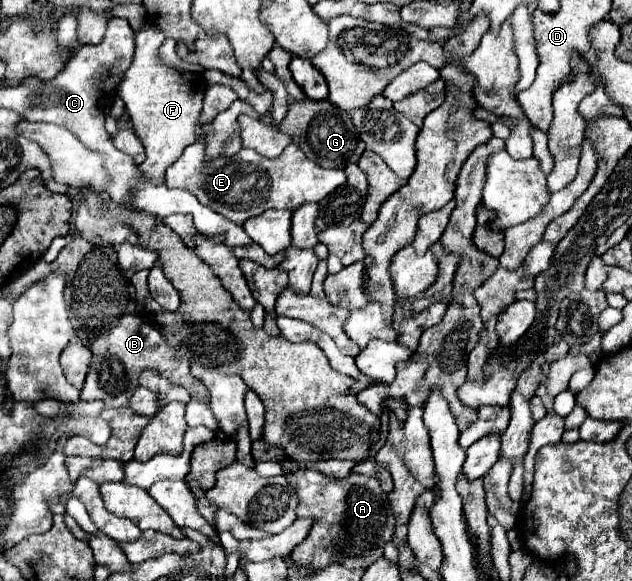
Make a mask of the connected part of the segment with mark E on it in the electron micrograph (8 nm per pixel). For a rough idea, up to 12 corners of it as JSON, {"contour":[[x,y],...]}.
{"contour":[[205,139],[167,169],[243,223],[293,211],[345,183],[295,145],[277,159],[251,149],[205,161]]}

